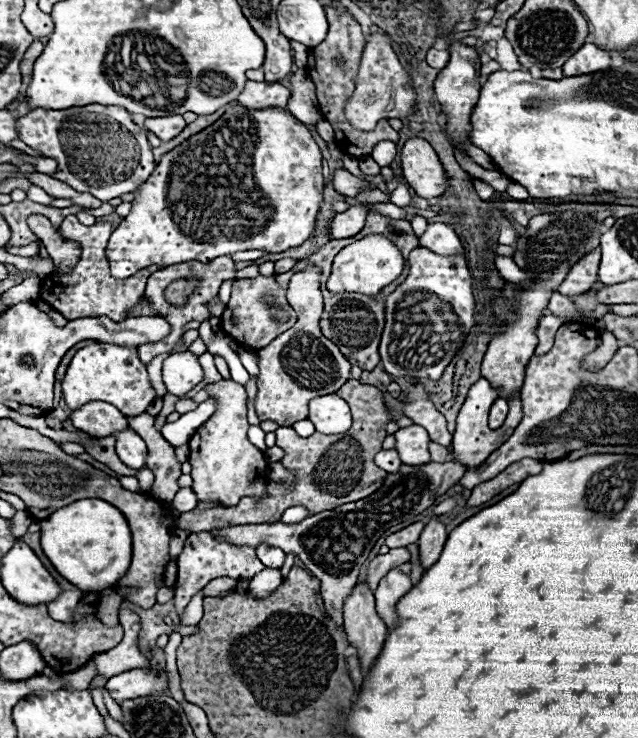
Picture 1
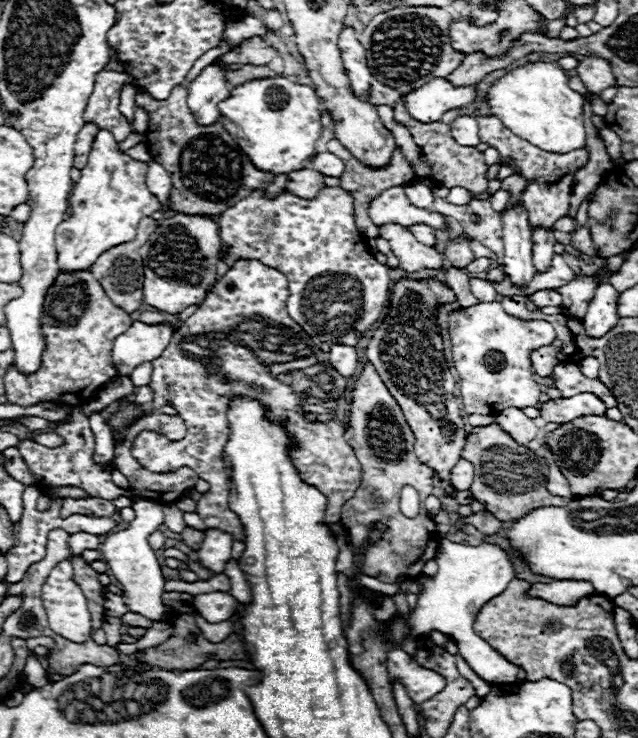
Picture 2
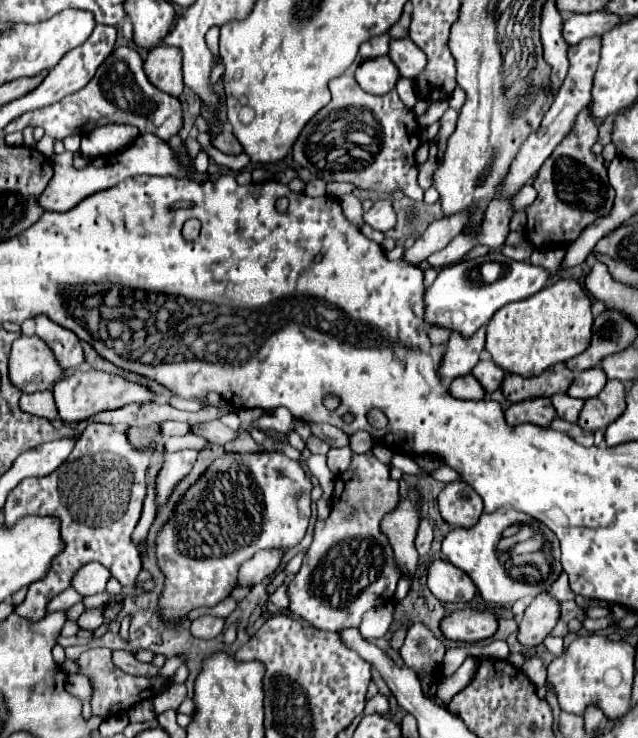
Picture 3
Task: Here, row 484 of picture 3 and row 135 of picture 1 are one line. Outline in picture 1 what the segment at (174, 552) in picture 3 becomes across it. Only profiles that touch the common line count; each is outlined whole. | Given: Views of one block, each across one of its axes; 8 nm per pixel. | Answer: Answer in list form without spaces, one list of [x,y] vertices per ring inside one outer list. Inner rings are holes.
[[[228,104],[226,112],[208,128],[204,128],[202,132],[190,136],[186,142],[182,142],[180,146],[172,148],[168,154],[164,154],[160,158],[160,162],[156,164],[154,172],[150,174],[150,178],[146,182],[142,182],[136,188],[136,198],[132,200],[132,210],[130,214],[114,228],[108,248],[106,248],[106,256],[110,260],[110,270],[114,278],[128,278],[134,272],[138,272],[140,268],[146,268],[150,264],[158,264],[158,266],[172,266],[172,264],[182,264],[182,262],[190,262],[190,260],[198,260],[198,262],[208,262],[212,258],[218,256],[226,256],[238,250],[262,250],[262,252],[284,252],[292,246],[300,246],[310,232],[314,230],[314,218],[316,212],[320,208],[320,200],[322,200],[322,190],[324,190],[324,182],[322,182],[322,154],[318,144],[314,142],[312,134],[308,132],[308,128],[294,118],[286,108],[246,108],[240,104]]]

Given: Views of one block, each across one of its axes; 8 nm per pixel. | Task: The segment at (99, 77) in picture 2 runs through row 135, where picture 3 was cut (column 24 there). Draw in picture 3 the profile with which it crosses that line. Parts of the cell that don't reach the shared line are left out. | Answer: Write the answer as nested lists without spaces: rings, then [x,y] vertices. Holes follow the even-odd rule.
[[[116,48],[82,90],[62,98],[56,104],[32,112],[24,112],[16,120],[12,120],[2,130],[2,134],[6,136],[10,132],[22,132],[28,126],[40,126],[44,128],[44,138],[40,140],[38,150],[44,152],[44,156],[52,156],[56,140],[64,140],[66,136],[74,136],[74,134],[84,136],[94,128],[112,122],[136,126],[140,134],[150,132],[154,136],[160,136],[162,140],[168,140],[170,136],[178,134],[182,128],[180,100],[150,84],[150,80],[142,70],[142,58],[136,48]]]

